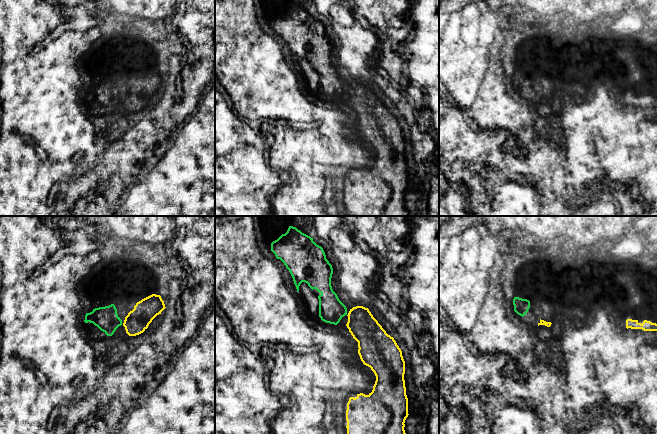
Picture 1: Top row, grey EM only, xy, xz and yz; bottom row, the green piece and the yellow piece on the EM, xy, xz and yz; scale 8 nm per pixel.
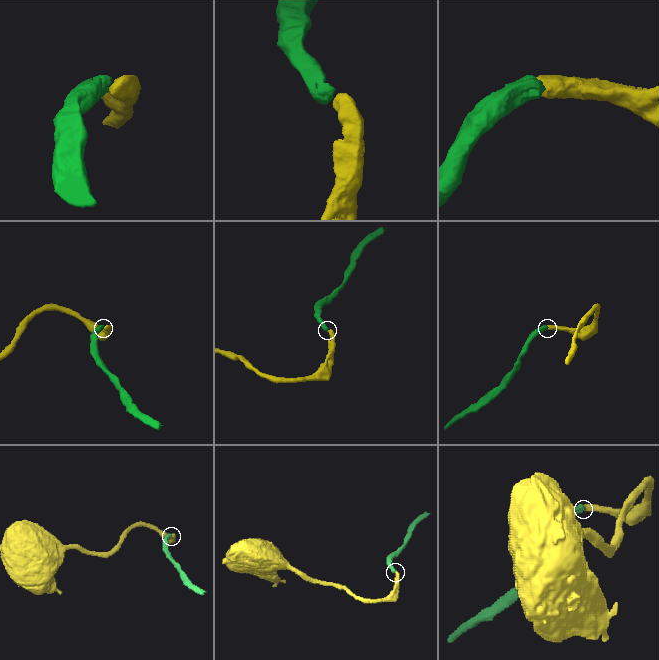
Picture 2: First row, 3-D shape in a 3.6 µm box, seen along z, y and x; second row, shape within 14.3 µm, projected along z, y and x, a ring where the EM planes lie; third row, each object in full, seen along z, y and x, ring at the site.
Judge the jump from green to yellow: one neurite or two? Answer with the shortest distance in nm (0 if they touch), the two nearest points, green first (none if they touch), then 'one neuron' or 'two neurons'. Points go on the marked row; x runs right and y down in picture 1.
0 nm apart; one neuron

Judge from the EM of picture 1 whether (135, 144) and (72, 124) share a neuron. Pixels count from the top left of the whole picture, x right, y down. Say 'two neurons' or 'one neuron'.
two neurons

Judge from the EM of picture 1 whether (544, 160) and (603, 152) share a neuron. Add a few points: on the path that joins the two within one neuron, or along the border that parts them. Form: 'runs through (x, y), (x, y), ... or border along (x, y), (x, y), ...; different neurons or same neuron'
border along (590, 131), (594, 151), (587, 158), (585, 177); different neurons

